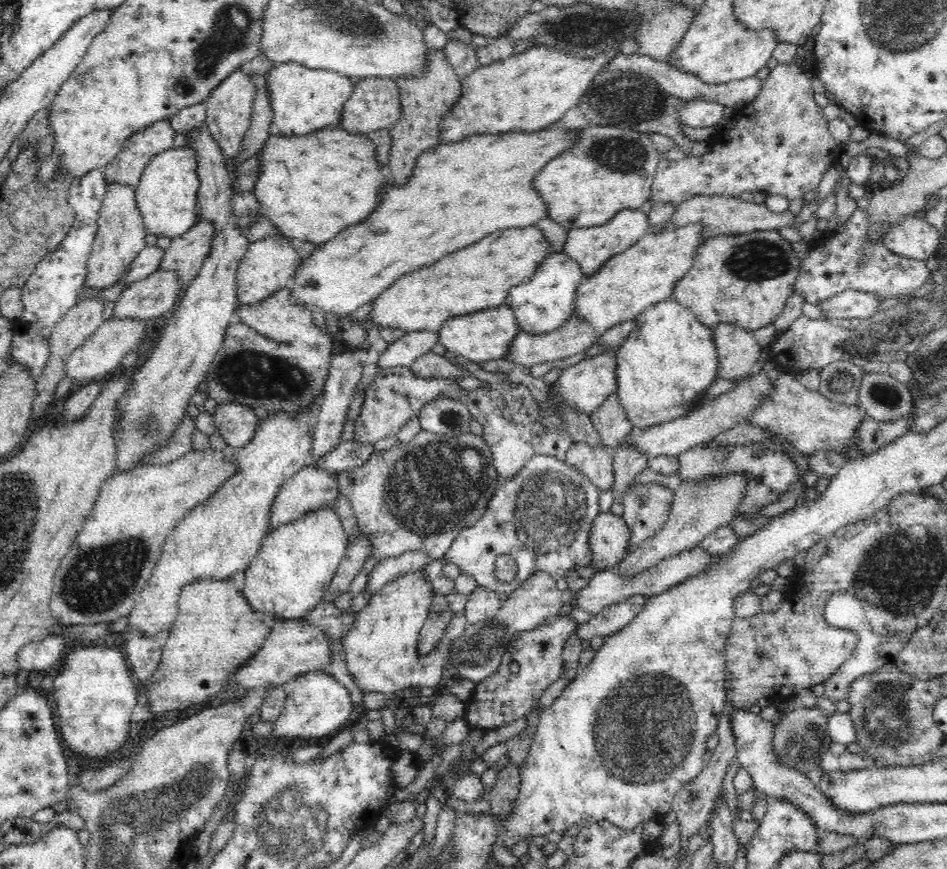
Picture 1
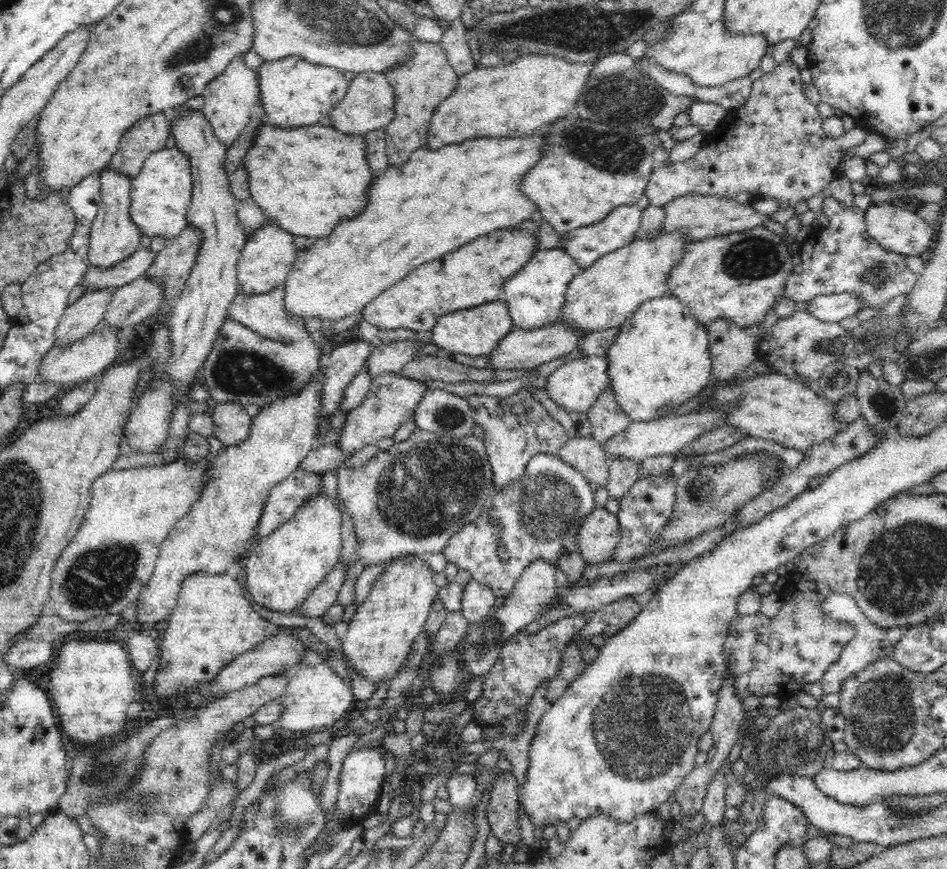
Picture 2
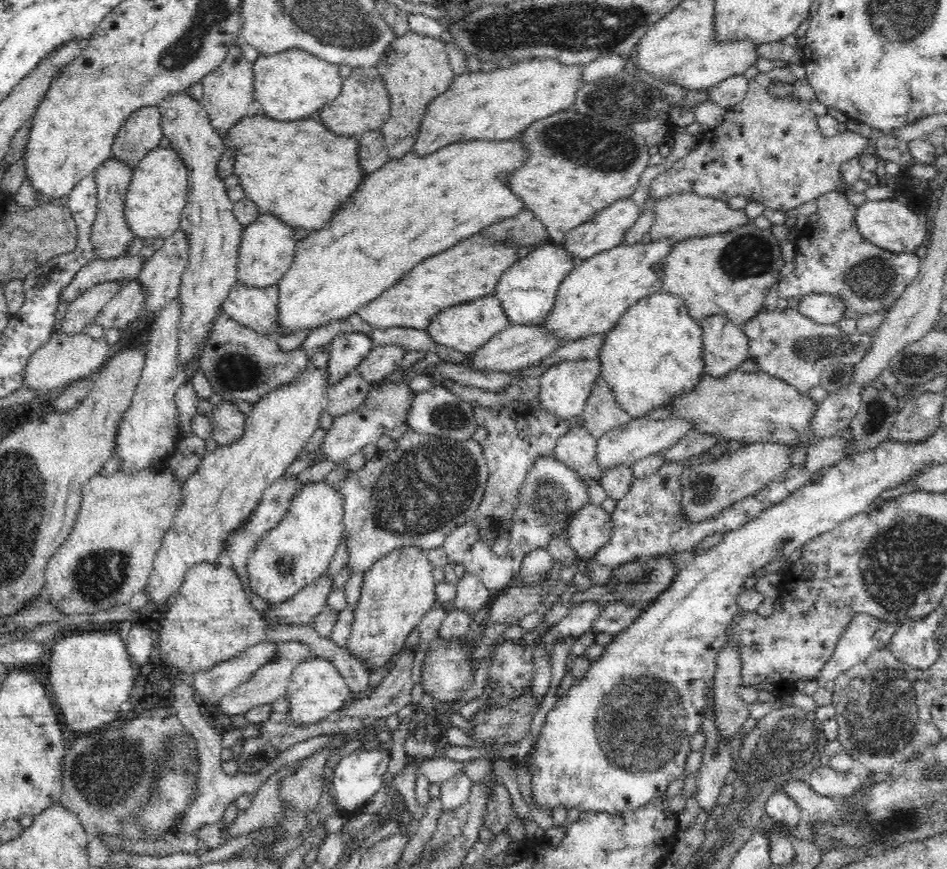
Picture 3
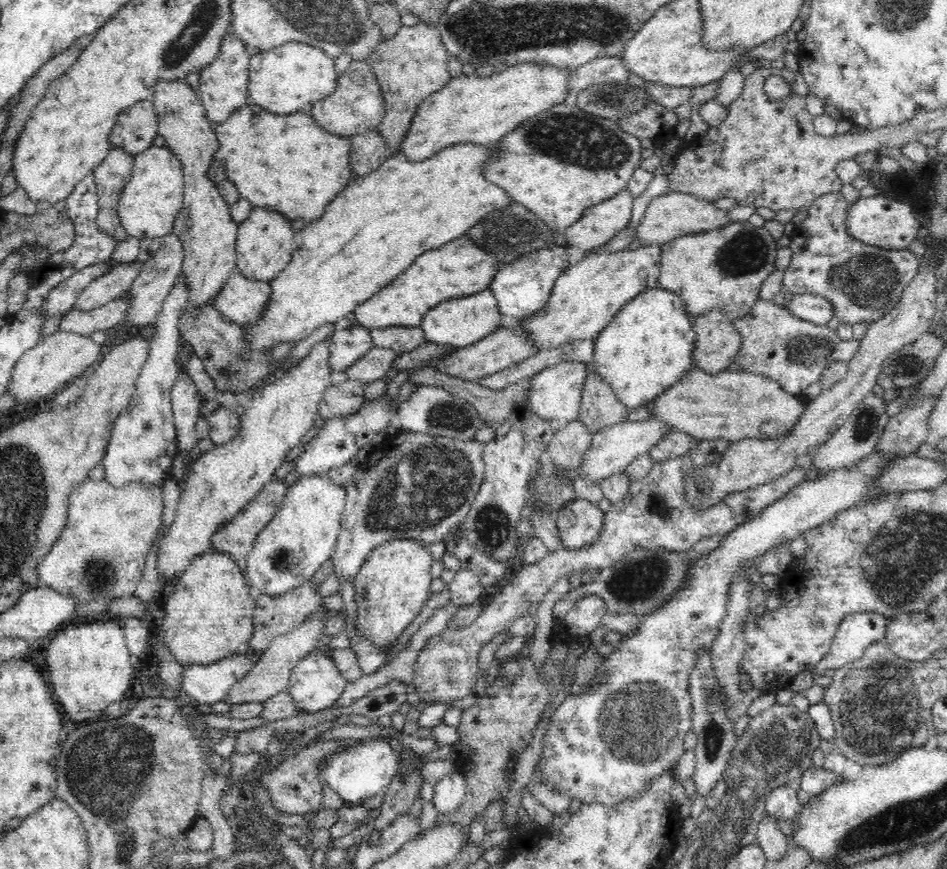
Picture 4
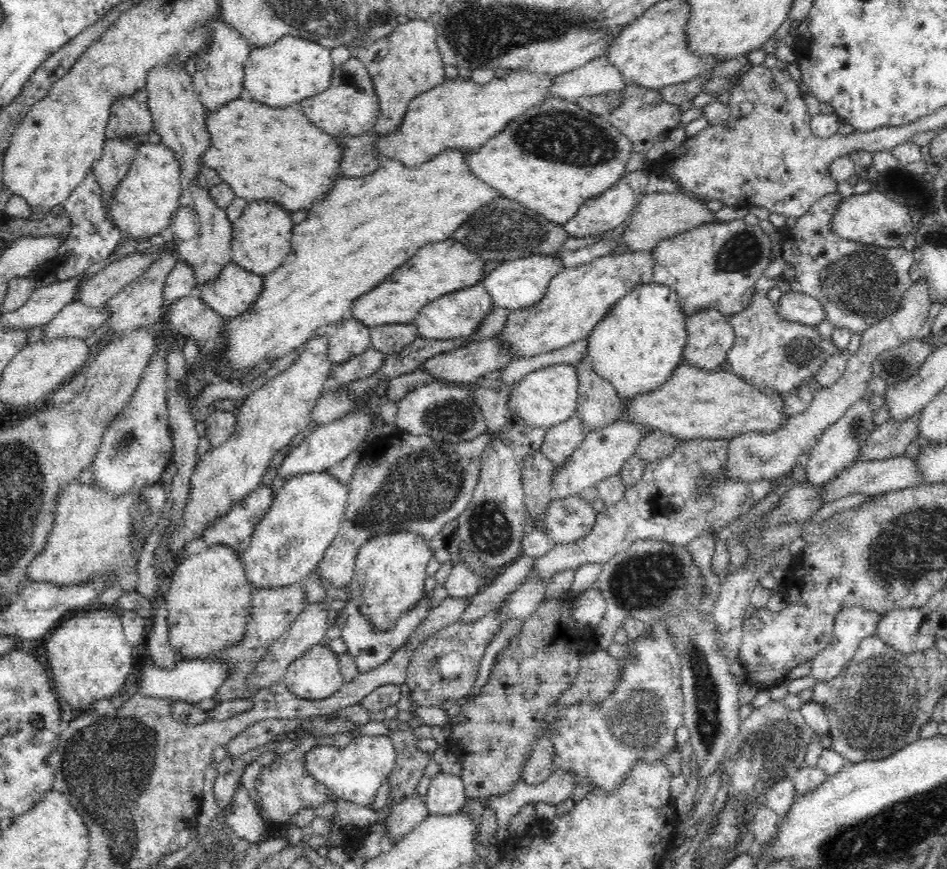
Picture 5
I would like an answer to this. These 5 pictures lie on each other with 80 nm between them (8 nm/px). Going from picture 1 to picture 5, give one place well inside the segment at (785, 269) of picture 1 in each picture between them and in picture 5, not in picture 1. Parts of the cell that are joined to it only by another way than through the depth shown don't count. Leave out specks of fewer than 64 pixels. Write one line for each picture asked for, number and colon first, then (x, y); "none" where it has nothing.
2: (738, 276)
3: (729, 273)
4: (723, 269)
5: (715, 265)

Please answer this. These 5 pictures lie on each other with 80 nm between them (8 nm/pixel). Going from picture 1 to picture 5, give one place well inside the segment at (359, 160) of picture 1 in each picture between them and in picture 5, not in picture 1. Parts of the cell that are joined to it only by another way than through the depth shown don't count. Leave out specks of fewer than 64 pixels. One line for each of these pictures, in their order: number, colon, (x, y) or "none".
2: (306, 179)
3: (300, 171)
4: (286, 162)
5: (275, 153)

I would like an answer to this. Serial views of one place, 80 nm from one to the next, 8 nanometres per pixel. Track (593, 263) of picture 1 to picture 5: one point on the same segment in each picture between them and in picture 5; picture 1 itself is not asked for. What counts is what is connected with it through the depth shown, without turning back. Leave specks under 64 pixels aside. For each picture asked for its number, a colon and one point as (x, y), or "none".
2: (585, 244)
3: (605, 230)
4: (599, 223)
5: (601, 213)

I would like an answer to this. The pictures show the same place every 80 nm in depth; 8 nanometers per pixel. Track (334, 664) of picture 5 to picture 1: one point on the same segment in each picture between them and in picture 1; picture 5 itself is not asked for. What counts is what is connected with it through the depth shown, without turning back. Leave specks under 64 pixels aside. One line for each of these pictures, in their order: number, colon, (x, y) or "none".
1: (316, 704)
2: (316, 696)
3: (316, 689)
4: (315, 683)

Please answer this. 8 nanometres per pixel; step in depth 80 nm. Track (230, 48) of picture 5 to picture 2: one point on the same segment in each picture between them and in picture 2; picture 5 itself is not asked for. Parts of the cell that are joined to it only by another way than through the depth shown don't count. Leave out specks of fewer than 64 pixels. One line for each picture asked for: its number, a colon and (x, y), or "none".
2: (228, 96)
3: (227, 92)
4: (223, 88)

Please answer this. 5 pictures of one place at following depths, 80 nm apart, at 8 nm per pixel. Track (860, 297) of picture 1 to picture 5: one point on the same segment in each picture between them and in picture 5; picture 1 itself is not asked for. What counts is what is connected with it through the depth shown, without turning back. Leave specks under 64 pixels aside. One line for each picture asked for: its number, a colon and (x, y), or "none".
2: (828, 308)
3: (826, 309)
4: (812, 308)
5: (796, 307)

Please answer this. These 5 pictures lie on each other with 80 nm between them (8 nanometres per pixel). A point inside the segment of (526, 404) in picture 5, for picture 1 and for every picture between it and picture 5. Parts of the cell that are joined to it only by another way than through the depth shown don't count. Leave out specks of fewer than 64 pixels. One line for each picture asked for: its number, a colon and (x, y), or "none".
1: (584, 386)
2: (575, 385)
3: (563, 388)
4: (555, 393)

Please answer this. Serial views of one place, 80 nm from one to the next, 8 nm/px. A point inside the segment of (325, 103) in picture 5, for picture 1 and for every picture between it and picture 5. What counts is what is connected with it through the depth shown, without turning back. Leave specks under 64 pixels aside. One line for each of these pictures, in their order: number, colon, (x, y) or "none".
1: (375, 103)
2: (368, 105)
3: (363, 104)
4: (357, 106)

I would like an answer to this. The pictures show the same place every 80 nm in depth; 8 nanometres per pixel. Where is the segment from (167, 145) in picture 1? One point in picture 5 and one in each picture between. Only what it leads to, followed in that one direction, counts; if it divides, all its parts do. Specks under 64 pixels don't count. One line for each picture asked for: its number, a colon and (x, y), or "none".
2: (149, 134)
3: (142, 131)
4: (136, 127)
5: (130, 117)

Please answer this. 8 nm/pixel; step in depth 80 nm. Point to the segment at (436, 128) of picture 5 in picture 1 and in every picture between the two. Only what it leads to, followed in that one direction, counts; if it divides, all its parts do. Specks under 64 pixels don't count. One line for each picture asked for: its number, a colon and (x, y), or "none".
1: (527, 92)
2: (509, 100)
3: (499, 105)
4: (472, 109)

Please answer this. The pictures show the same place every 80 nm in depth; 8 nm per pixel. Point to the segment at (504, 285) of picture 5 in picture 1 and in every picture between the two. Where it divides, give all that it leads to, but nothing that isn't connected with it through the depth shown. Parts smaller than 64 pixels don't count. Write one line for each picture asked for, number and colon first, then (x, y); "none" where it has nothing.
1: (545, 302)
2: (534, 296)
3: (528, 290)
4: (524, 285)

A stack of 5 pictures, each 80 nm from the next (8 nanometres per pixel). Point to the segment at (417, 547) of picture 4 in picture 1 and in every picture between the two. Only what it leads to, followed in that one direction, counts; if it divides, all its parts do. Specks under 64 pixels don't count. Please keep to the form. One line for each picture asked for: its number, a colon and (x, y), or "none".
1: (380, 651)
2: (394, 613)
3: (397, 591)

